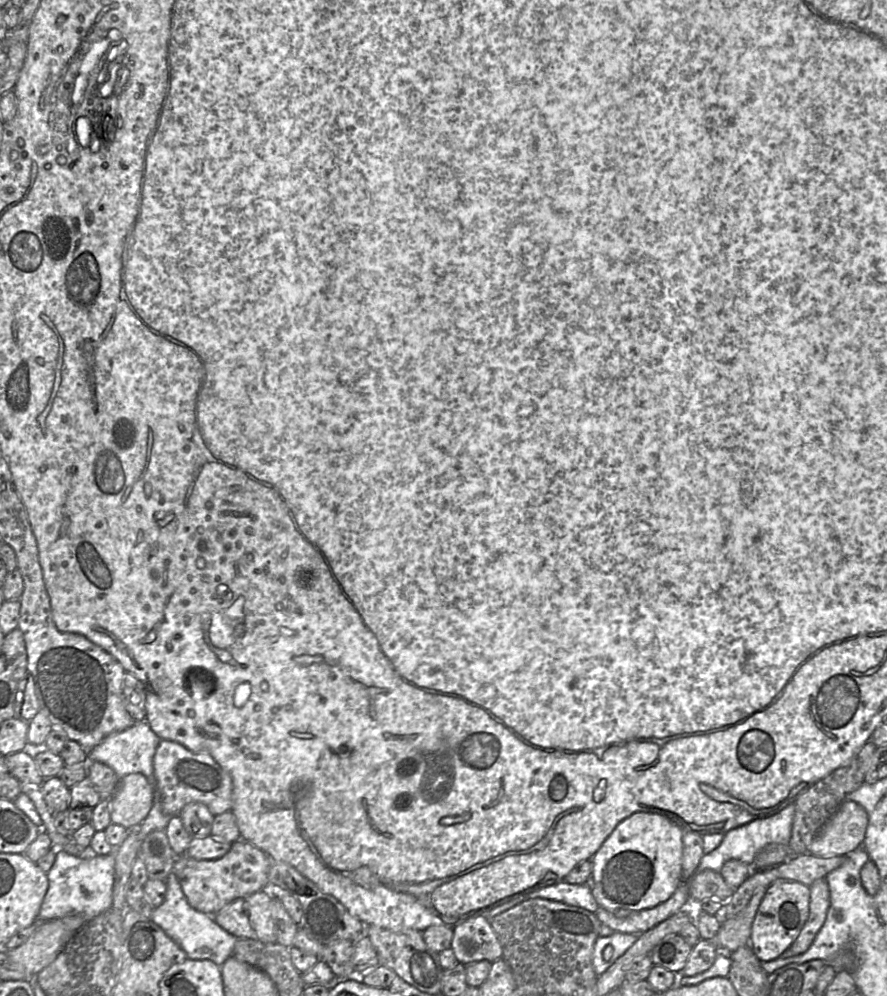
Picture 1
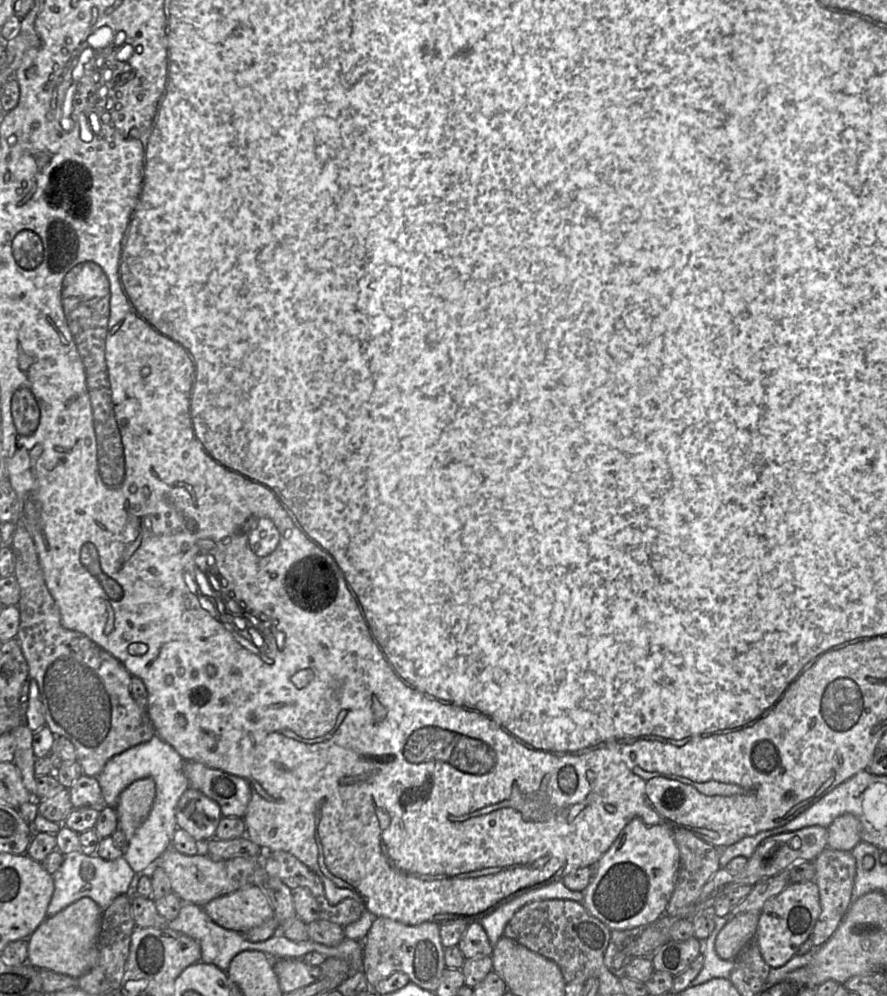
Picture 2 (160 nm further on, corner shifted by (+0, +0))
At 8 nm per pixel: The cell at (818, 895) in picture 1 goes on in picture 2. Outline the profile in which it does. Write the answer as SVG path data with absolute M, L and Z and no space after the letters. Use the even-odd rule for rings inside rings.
M826 848L813 861L815 866L814 882L819 889L821 912L814 929L807 940L813 946L822 946L834 934L852 904L852 891L856 876L856 861L851 851Z

